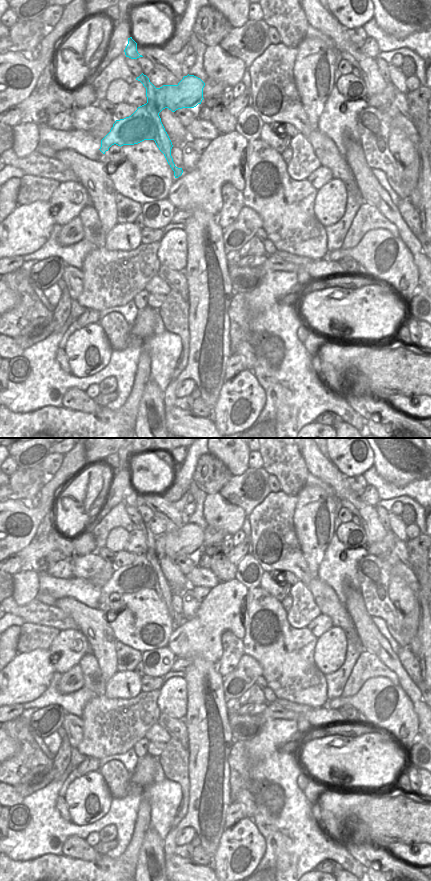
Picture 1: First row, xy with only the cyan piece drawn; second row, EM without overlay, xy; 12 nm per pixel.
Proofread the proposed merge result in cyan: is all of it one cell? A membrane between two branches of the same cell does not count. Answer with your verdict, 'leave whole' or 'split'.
leave whole

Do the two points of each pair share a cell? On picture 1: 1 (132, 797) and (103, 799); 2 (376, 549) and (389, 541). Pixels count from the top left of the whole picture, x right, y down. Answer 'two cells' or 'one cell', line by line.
1: two cells
2: one cell

